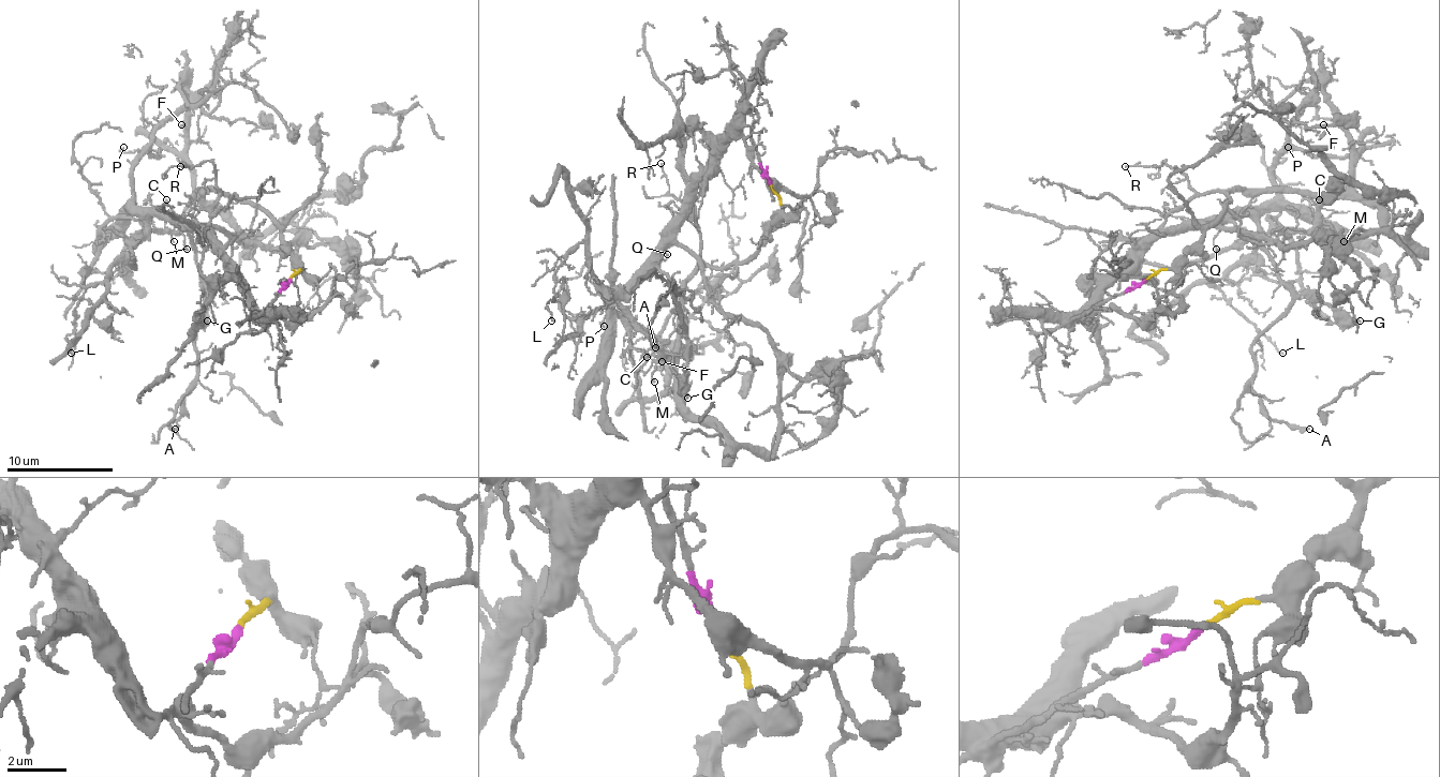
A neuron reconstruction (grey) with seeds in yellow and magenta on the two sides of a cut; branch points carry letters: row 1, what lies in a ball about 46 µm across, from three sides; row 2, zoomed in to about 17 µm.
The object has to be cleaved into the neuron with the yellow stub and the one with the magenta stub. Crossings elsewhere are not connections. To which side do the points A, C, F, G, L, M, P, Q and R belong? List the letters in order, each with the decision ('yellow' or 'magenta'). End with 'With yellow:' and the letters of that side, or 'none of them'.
A: magenta
C: yellow
F: yellow
G: magenta
L: magenta
M: yellow
P: magenta
Q: magenta
R: yellow
With yellow: C, F, M, R

